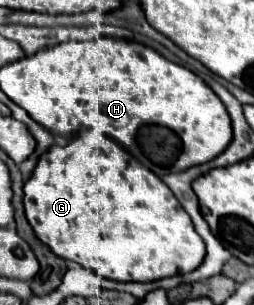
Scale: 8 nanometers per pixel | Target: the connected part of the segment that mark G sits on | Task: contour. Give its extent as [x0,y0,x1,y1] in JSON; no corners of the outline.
[23,130,205,282]

